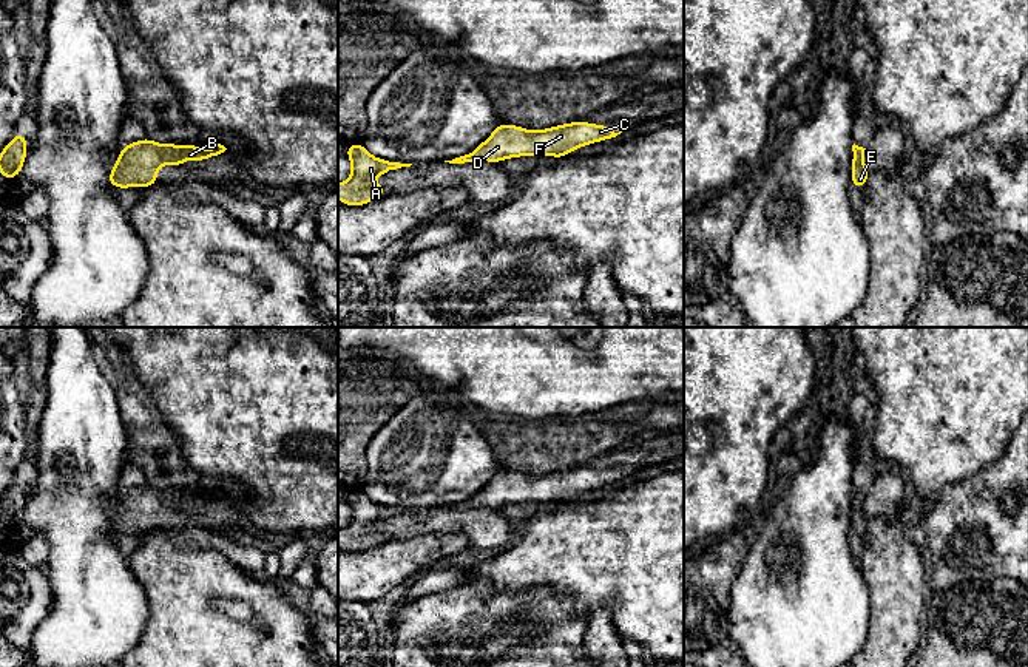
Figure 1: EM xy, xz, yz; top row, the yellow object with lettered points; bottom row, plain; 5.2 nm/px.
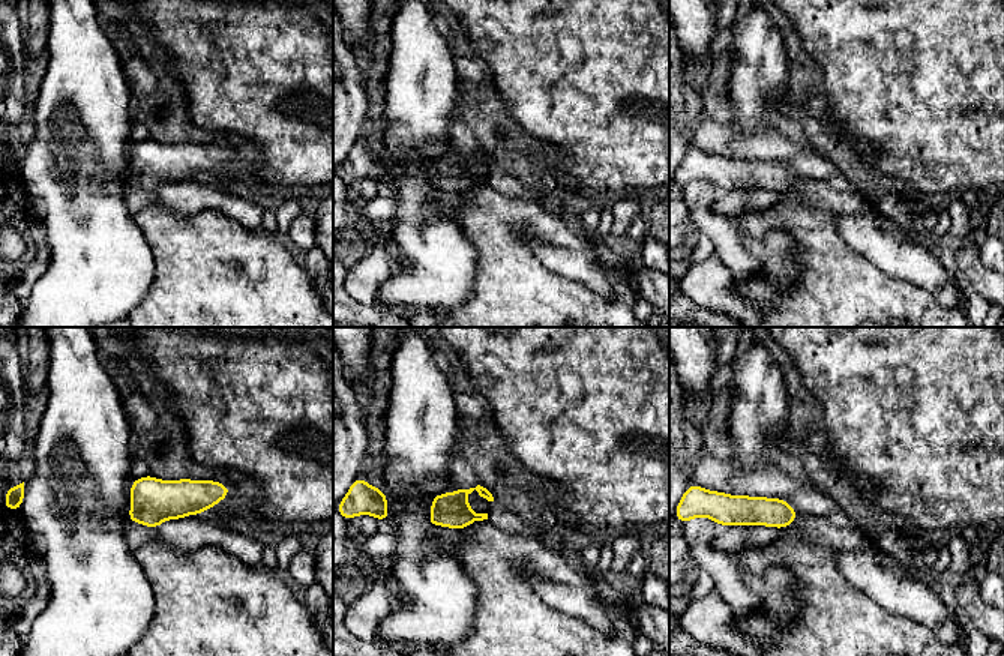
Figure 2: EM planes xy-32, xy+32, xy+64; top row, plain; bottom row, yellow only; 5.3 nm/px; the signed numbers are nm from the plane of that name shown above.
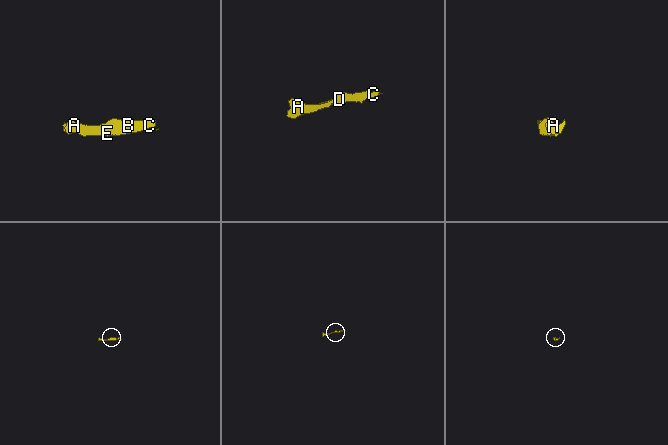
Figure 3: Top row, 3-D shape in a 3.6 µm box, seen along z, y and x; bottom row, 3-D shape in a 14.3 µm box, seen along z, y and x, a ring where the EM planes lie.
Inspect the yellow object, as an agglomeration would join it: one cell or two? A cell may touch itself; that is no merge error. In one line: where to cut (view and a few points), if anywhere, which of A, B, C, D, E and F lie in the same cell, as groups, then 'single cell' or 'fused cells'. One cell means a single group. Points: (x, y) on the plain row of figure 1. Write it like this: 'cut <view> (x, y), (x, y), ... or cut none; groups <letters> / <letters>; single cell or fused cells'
cut none; groups A B C D E F; single cell

